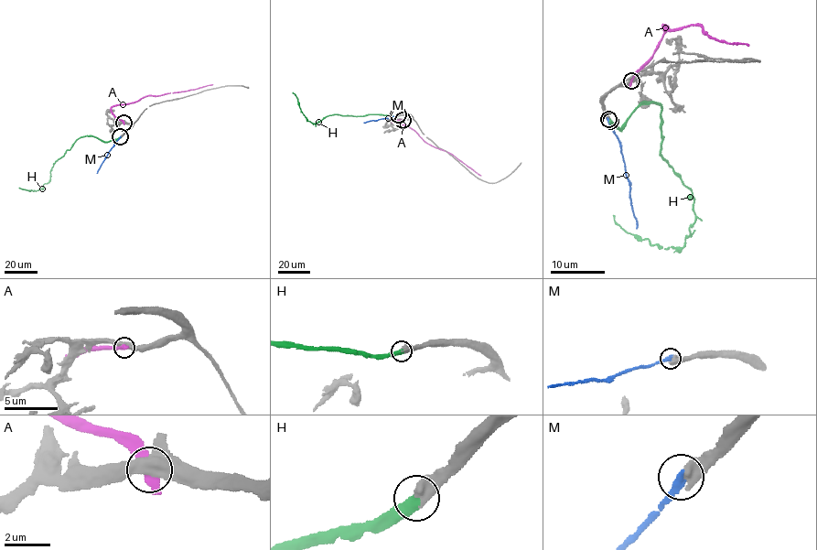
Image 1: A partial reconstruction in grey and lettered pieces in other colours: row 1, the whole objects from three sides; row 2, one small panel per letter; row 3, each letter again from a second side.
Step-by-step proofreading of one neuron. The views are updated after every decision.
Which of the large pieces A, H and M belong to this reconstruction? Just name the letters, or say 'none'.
H

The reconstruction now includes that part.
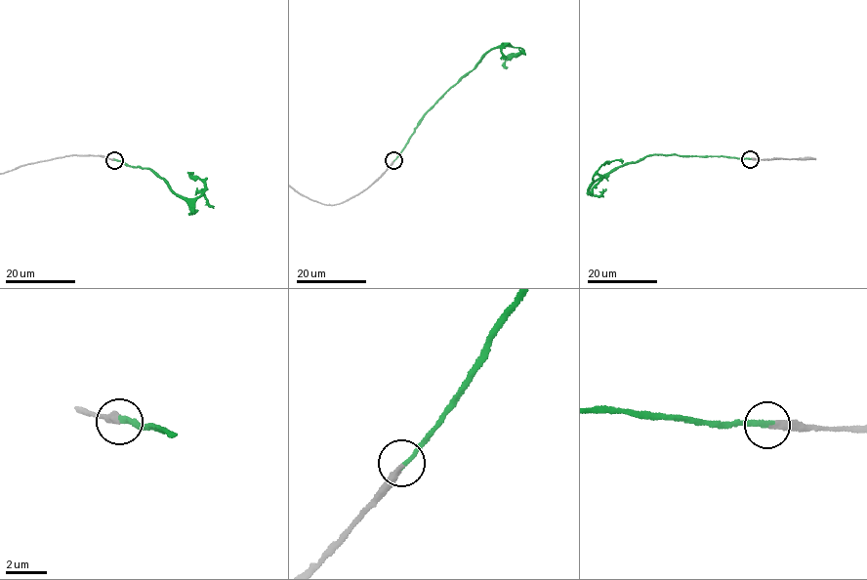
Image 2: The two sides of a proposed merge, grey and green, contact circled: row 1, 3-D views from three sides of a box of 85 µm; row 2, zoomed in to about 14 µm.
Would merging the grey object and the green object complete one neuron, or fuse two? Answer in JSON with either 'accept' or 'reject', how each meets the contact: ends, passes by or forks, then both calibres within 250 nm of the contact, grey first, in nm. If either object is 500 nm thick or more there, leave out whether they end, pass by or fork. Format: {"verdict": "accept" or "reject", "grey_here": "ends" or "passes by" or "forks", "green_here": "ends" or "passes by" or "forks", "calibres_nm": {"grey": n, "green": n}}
{"verdict": "accept", "grey_here": "ends", "green_here": "ends", "calibres_nm": {"grey": 280, "green": 240}}

